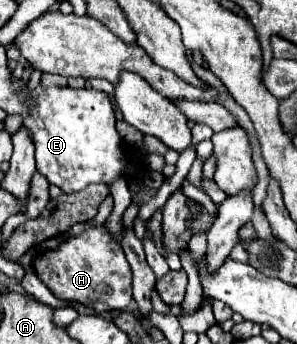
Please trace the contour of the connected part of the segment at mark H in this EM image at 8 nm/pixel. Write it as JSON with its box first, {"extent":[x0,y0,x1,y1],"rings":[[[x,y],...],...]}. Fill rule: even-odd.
{"extent":[34,227,132,313],"rings":[[[92,227],[78,237],[66,239],[58,249],[48,249],[36,255],[34,271],[40,281],[60,299],[78,301],[92,307],[96,313],[126,309],[132,299],[132,271],[120,245],[106,229]]]}

